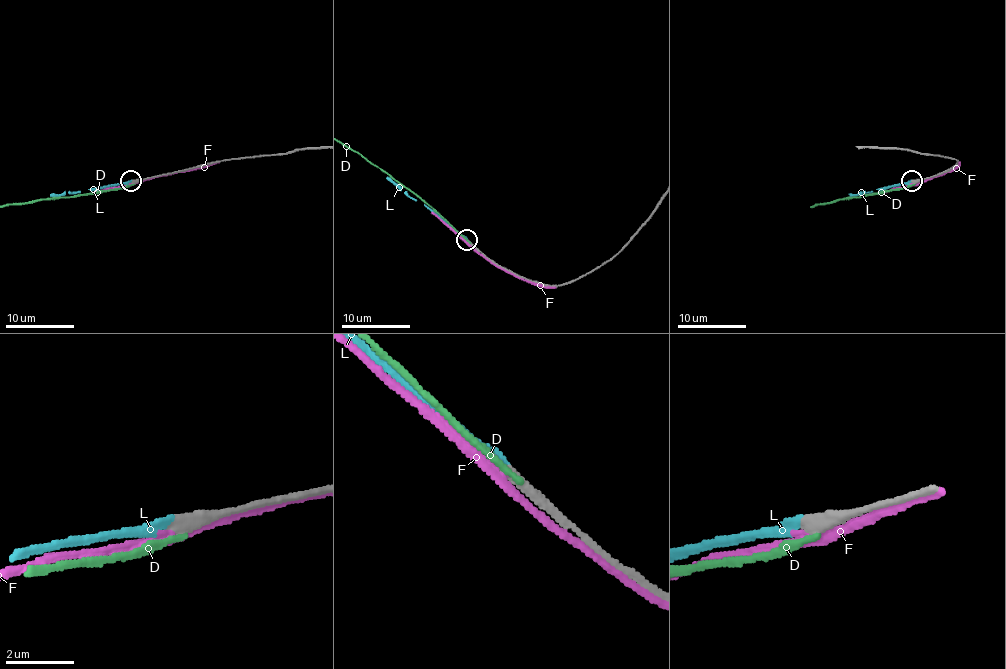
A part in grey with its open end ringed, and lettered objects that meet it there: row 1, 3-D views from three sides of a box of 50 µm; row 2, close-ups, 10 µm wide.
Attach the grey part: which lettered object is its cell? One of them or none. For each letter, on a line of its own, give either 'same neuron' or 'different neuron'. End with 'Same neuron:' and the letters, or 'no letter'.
D: different neuron
F: different neuron
L: same neuron
Same neuron: L

